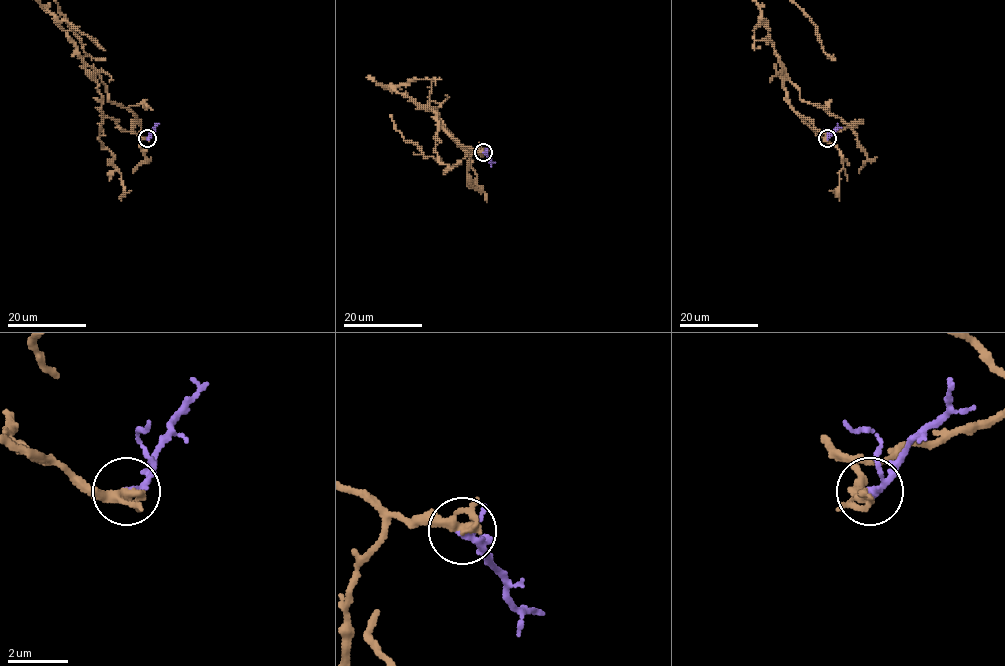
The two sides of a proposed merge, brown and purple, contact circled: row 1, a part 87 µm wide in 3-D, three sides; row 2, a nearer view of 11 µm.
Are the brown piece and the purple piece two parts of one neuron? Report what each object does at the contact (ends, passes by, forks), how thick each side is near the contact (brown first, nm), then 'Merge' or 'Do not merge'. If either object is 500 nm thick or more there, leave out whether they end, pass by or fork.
At the ring brown passes by. At the ring purple passes by. Thickness 300 nm (brown) against 200 nm. Merge

